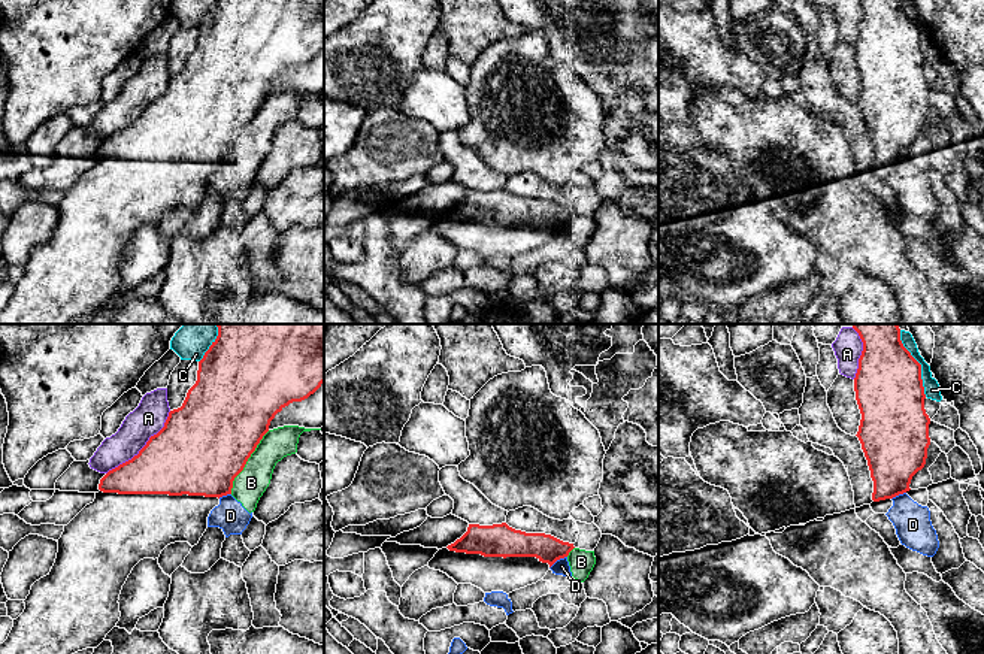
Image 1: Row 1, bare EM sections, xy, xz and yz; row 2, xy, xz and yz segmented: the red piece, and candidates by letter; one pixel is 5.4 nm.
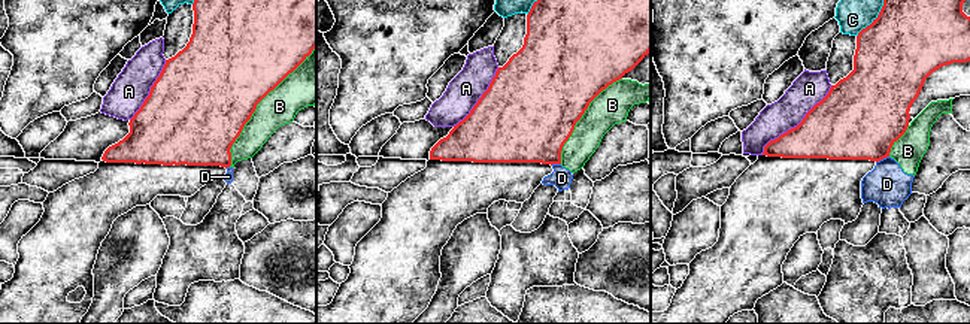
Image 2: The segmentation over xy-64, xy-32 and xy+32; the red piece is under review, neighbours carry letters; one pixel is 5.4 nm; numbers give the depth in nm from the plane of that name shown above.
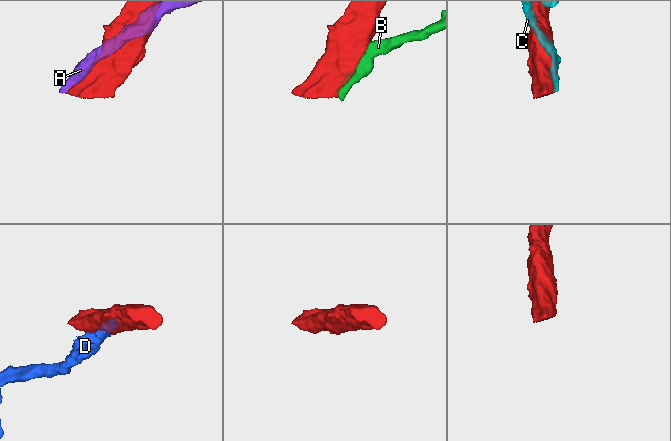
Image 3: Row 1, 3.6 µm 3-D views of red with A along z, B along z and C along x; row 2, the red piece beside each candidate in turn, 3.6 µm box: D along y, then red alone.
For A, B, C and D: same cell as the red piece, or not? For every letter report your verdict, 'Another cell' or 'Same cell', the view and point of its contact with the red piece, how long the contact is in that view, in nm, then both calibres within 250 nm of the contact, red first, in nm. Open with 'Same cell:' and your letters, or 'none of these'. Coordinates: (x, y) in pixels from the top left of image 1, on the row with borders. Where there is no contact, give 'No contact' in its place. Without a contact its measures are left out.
Same cell: none of these
A: Another cell. Touches red at xy (144, 447). Shared border 480 nm. Thickness 420 nm (red) against 180 nm
B: Another cell. Touches red at xy (247, 460). Shared border 400 nm. Thickness 480 nm (red) against 170 nm
C: Another cell. Touches red at yz (919, 363). Shared border 380 nm. Thickness 360 nm (red) against 90 nm
D: Another cell. Touches red at xz (557, 559). Shared border 120 nm. Thickness 150 nm (red) against 80 nm

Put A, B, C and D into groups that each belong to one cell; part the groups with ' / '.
A / B D / C

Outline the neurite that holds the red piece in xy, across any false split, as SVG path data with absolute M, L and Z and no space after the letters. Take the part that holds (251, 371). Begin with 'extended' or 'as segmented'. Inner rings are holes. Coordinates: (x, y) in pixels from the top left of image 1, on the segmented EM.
extended | M217 324L218 336L199 361L197 381L188 390L181 408L169 412L164 427L149 437L146 445L131 460L109 470L99 484L93 503L87 505L67 526L58 542L58 552L51 572L31 585L24 600L24 612L13 620L7 639L0 644L0 654L75 654L87 648L97 648L106 635L119 621L119 594L133 567L143 558L158 558L161 551L175 542L197 545L208 529L211 511L219 505L222 496L231 494L234 478L243 470L248 458L255 451L263 436L269 432L270 421L278 412L293 402L302 402L314 394L324 382L324 324Z

